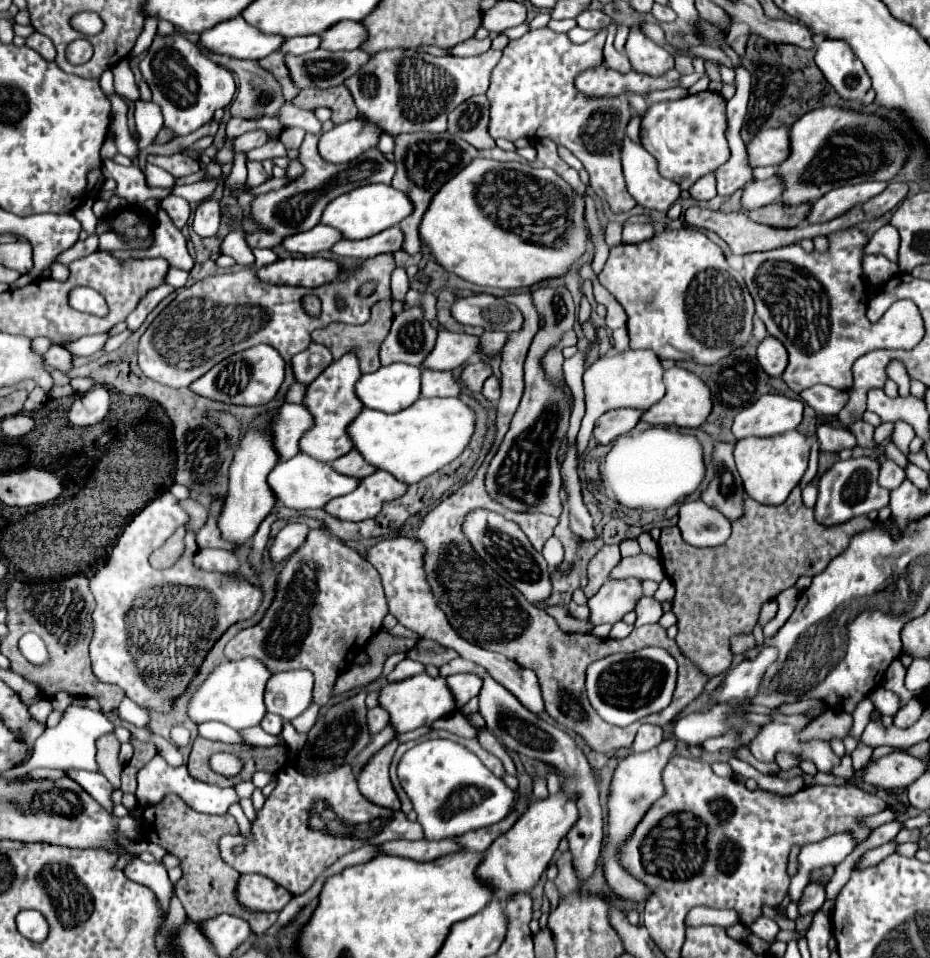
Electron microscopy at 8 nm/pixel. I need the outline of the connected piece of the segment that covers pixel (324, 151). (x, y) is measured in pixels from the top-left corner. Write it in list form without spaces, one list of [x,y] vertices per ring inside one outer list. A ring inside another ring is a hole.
[[[360,118],[338,124],[330,132],[324,132],[318,142],[318,152],[322,160],[332,164],[344,164],[358,158],[368,148],[378,144],[382,130],[374,122],[364,122]]]

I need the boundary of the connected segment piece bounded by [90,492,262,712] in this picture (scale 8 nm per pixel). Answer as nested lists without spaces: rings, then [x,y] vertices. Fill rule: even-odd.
[[[164,492],[132,518],[112,546],[108,562],[90,578],[90,592],[96,600],[92,612],[94,636],[90,642],[94,674],[102,682],[120,686],[136,704],[164,712],[184,692],[206,652],[224,630],[238,620],[250,618],[262,598],[258,588],[230,574],[196,570],[192,566],[192,556],[196,554],[192,532],[188,534],[182,556],[172,568],[152,568],[150,554],[186,522],[188,514],[178,506],[178,500],[170,492]],[[212,574],[220,588],[202,590],[208,582],[212,584]]]

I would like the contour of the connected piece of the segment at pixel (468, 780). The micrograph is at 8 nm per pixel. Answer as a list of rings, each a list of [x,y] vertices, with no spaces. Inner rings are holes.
[[[426,740],[408,750],[398,764],[398,778],[414,804],[418,822],[424,830],[424,840],[444,840],[462,836],[468,830],[492,826],[500,822],[512,808],[516,794],[496,778],[470,750],[450,740]],[[474,786],[482,790],[482,800],[468,808],[450,808],[450,798],[454,792]]]

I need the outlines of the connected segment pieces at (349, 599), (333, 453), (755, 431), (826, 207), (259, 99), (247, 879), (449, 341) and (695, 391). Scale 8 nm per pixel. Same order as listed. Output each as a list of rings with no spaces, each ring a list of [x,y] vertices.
[[[327,528],[311,530],[306,542],[288,558],[286,566],[276,578],[276,596],[264,618],[238,632],[226,644],[226,658],[258,658],[270,672],[284,672],[294,668],[308,668],[314,674],[314,702],[324,706],[330,700],[330,690],[342,670],[362,652],[366,642],[380,630],[382,618],[388,614],[384,588],[376,568],[352,548],[344,546]]]
[[[342,356],[332,362],[312,384],[308,384],[308,392],[304,394],[304,404],[308,404],[308,412],[312,412],[314,424],[300,438],[300,450],[314,460],[332,464],[336,458],[344,456],[352,450],[352,442],[346,434],[346,426],[356,418],[356,414],[364,408],[362,402],[354,394],[354,382],[360,378],[360,368],[356,356]]]
[[[766,394],[766,396],[760,396],[752,406],[744,408],[736,416],[734,426],[732,426],[732,434],[736,436],[736,440],[750,438],[750,436],[768,438],[768,436],[778,436],[778,434],[790,432],[800,422],[802,422],[802,402],[800,400],[792,400],[792,398],[778,396],[778,394]]]
[[[864,182],[864,184],[856,184],[856,186],[836,188],[812,204],[812,212],[808,212],[806,224],[828,222],[828,220],[844,214],[846,210],[850,210],[854,204],[880,194],[886,186],[888,186],[888,182]]]
[[[208,54],[216,64],[224,68],[232,68],[238,74],[238,96],[232,102],[232,116],[240,116],[246,120],[260,120],[264,116],[278,118],[282,106],[286,104],[280,82],[272,76],[272,72],[260,68],[252,60],[238,60]]]
[[[240,874],[236,898],[240,906],[250,912],[280,912],[290,902],[292,894],[268,876]]]
[[[438,332],[438,340],[432,348],[432,352],[426,356],[424,364],[420,364],[422,370],[436,368],[436,370],[454,370],[462,366],[472,354],[478,350],[478,338],[468,334],[456,334],[456,332]]]
[[[668,368],[664,372],[664,386],[666,386],[666,394],[660,402],[656,402],[654,406],[650,406],[648,410],[644,410],[642,422],[648,422],[652,426],[678,426],[678,428],[698,428],[710,414],[712,410],[712,400],[710,400],[710,392],[708,386],[694,376],[688,370],[682,368]]]

